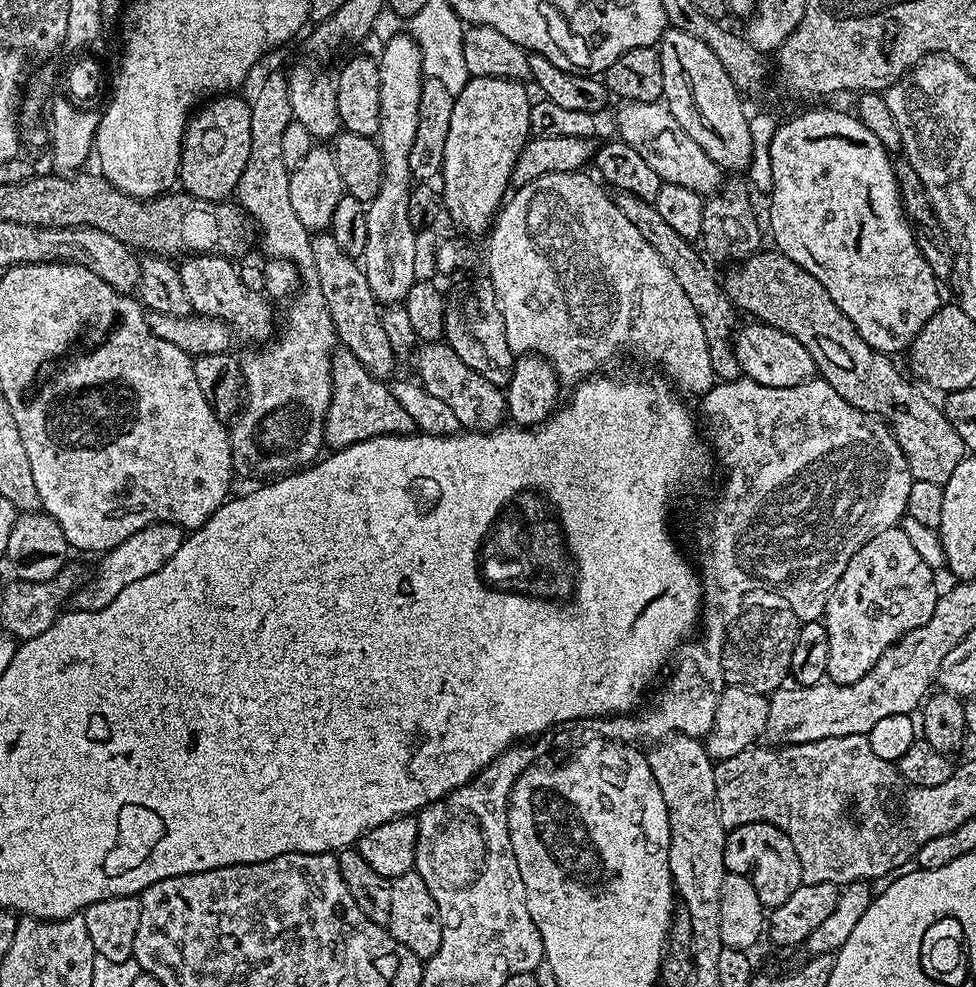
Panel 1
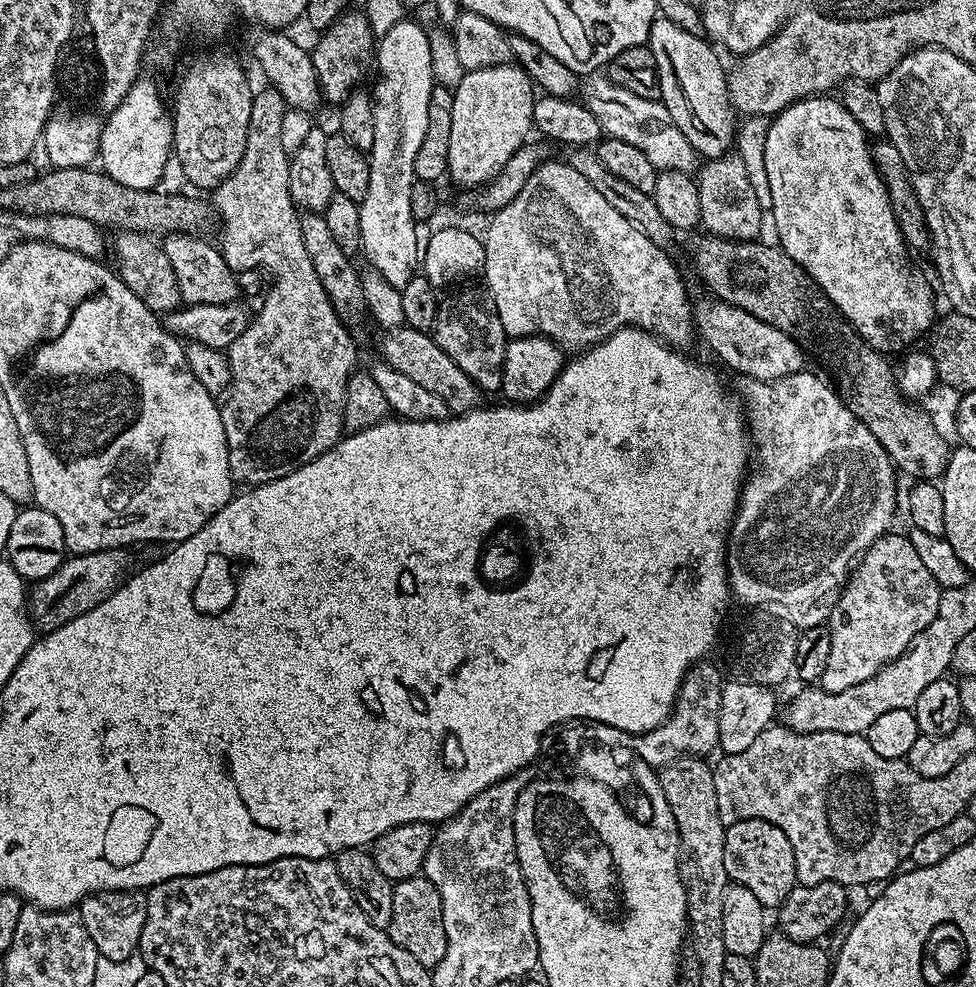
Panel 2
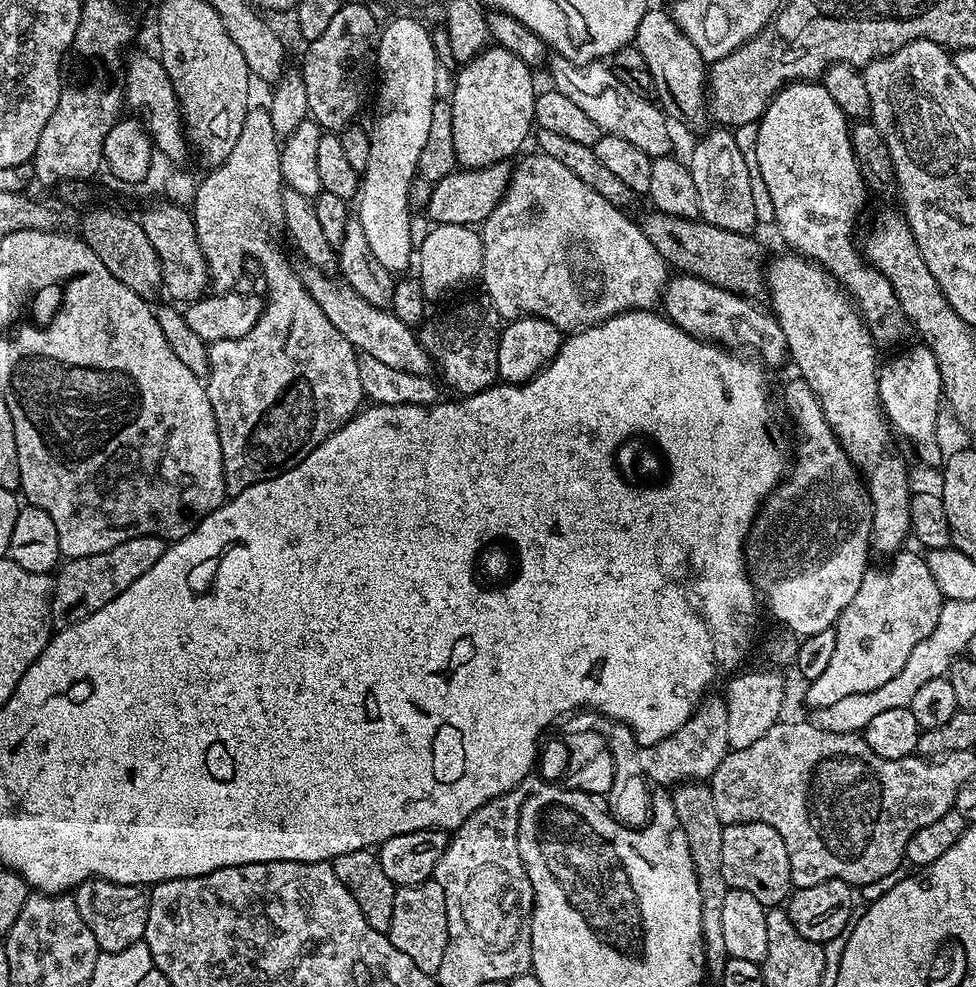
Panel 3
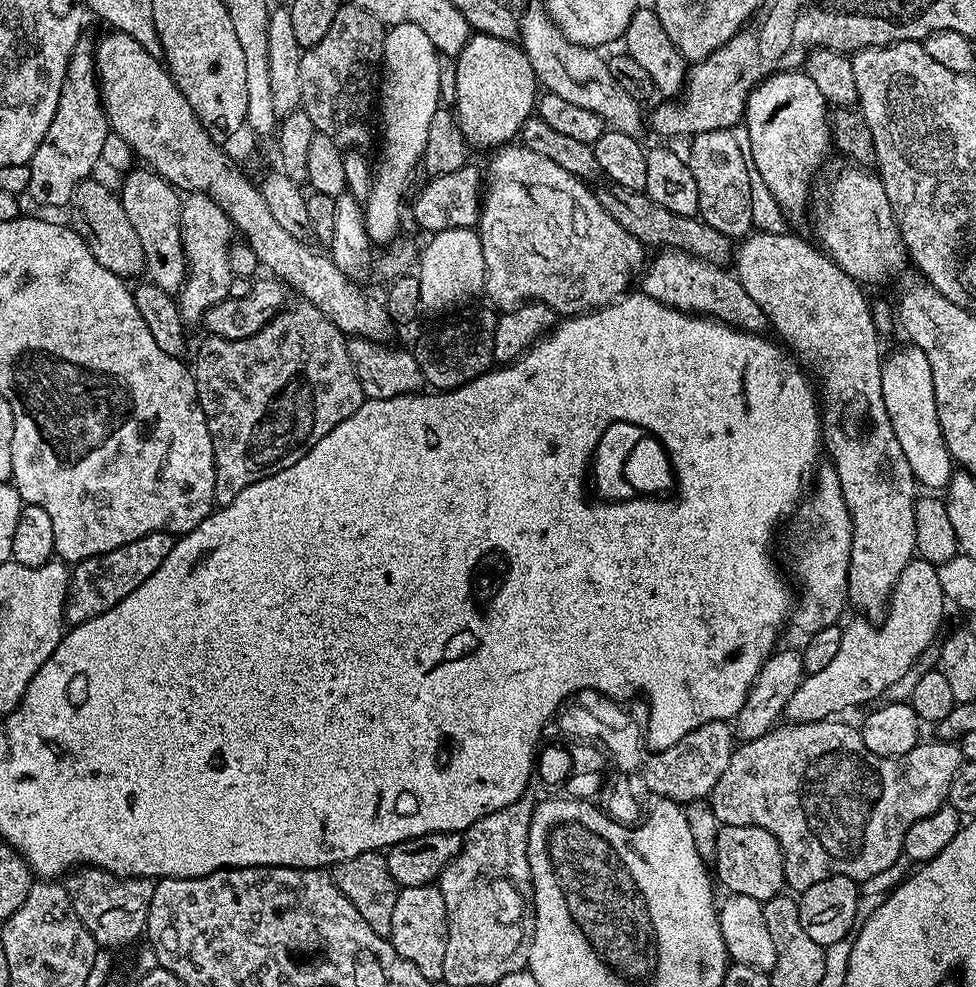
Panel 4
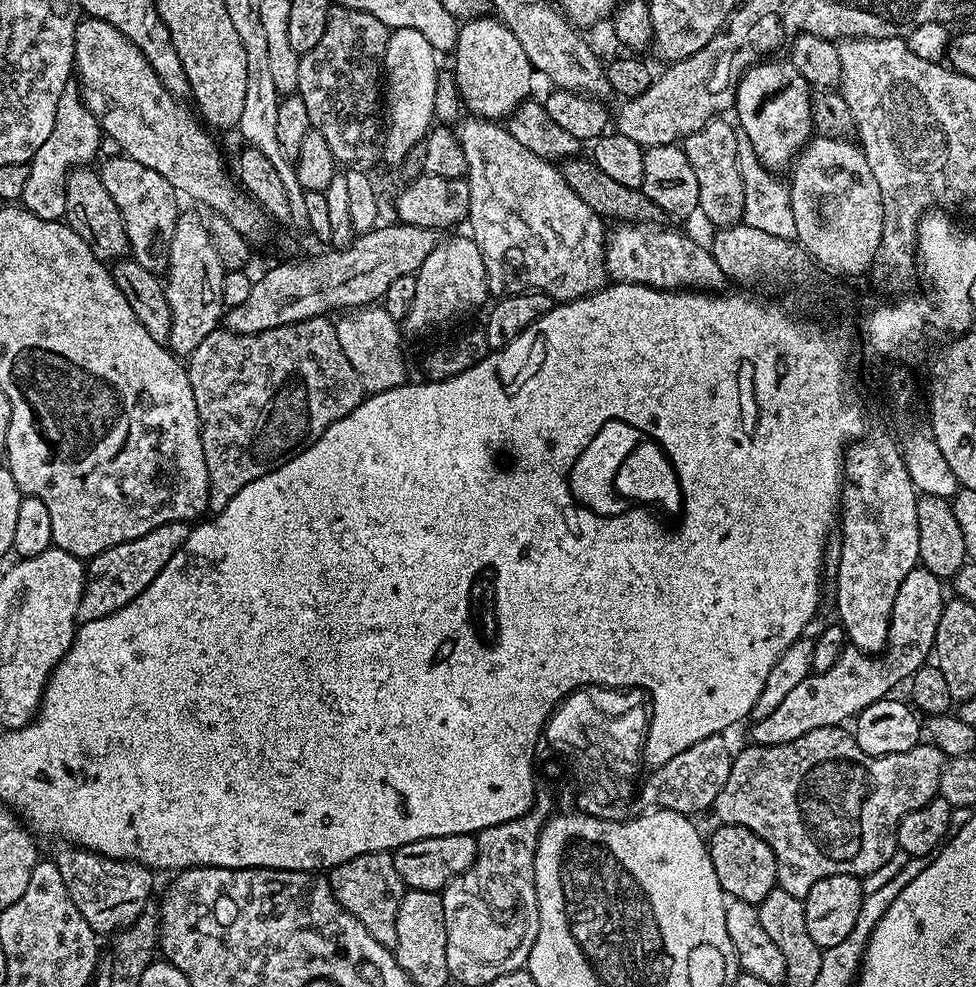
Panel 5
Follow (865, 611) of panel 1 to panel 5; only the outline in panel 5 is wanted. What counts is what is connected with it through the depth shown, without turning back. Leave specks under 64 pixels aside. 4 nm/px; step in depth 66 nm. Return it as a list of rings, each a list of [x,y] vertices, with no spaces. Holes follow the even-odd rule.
[[[922,566],[910,570],[902,586],[898,586],[898,598],[894,598],[892,621],[888,631],[888,647],[879,658],[859,652],[857,648],[845,647],[844,652],[830,666],[830,670],[810,674],[790,694],[786,694],[782,706],[766,718],[751,726],[753,745],[765,748],[794,742],[812,730],[847,725],[866,706],[885,699],[900,679],[911,678],[923,664],[929,663],[936,647],[936,631],[942,618],[946,595],[940,589],[941,577],[927,572]]]

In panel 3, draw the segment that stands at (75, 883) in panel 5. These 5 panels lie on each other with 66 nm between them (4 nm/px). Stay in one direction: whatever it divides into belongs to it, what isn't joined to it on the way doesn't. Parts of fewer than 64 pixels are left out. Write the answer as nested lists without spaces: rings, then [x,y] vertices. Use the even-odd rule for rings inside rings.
[[[89,878],[74,889],[74,895],[78,914],[82,914],[82,922],[90,926],[90,934],[94,934],[94,942],[98,942],[101,952],[126,950],[126,946],[143,940],[150,895],[147,887]]]

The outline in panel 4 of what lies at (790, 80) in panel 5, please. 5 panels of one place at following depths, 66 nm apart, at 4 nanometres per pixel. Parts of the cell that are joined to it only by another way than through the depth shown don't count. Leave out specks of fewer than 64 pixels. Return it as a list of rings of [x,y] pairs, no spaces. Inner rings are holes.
[[[804,70],[776,72],[766,77],[748,99],[742,124],[750,134],[751,167],[761,175],[789,221],[803,216],[805,219],[810,208],[812,175],[823,166],[828,151],[833,151],[829,117],[829,103]]]

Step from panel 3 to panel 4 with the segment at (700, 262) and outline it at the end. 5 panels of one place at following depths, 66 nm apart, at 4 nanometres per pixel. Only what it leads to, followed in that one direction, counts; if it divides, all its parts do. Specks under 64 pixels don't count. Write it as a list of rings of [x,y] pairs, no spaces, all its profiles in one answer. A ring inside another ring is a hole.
[[[611,182],[601,185],[601,188],[595,189],[595,194],[602,210],[606,210],[606,214],[610,214],[610,218],[614,218],[614,222],[618,222],[622,230],[629,232],[635,240],[649,249],[685,252],[721,266],[727,265],[733,259],[733,241],[696,216],[674,214],[666,210],[666,206],[658,206],[658,202],[651,200],[645,191],[626,190],[626,186],[618,186]]]

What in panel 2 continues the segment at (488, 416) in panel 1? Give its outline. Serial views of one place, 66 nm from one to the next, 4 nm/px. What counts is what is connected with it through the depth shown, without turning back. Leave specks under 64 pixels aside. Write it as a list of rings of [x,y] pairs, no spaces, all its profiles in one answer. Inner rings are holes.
[[[401,326],[385,331],[383,335],[384,341],[380,344],[380,352],[384,355],[381,356],[383,363],[406,374],[411,381],[418,382],[431,393],[438,394],[448,407],[449,413],[471,412],[473,408],[481,407],[481,388],[466,374],[462,374],[458,366],[454,366],[454,358],[450,358],[450,354],[441,350],[438,342],[432,339],[429,333]]]

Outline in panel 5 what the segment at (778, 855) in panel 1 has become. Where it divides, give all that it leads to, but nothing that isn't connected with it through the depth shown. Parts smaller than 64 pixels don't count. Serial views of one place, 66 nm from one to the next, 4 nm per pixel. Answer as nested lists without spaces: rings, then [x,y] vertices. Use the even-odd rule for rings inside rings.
[[[720,824],[717,829],[712,837],[707,837],[706,843],[710,862],[714,862],[714,874],[718,874],[722,890],[732,900],[745,900],[748,904],[760,905],[766,894],[777,887],[776,859],[770,846],[766,846],[762,838],[742,826]]]

